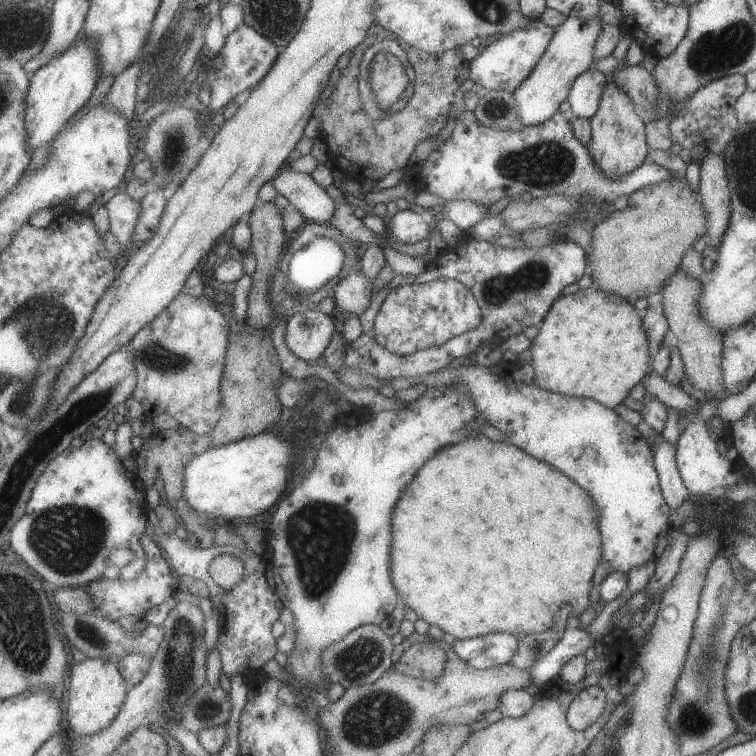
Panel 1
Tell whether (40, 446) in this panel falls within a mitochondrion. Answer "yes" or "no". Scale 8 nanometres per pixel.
yes

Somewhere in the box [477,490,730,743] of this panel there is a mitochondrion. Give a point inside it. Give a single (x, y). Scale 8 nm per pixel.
(695, 718)

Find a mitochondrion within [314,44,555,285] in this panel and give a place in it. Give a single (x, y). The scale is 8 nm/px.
(495, 109)

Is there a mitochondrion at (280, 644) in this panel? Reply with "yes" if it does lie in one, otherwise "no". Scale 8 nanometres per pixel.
no

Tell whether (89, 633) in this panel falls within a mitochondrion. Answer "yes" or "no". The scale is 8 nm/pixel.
yes

